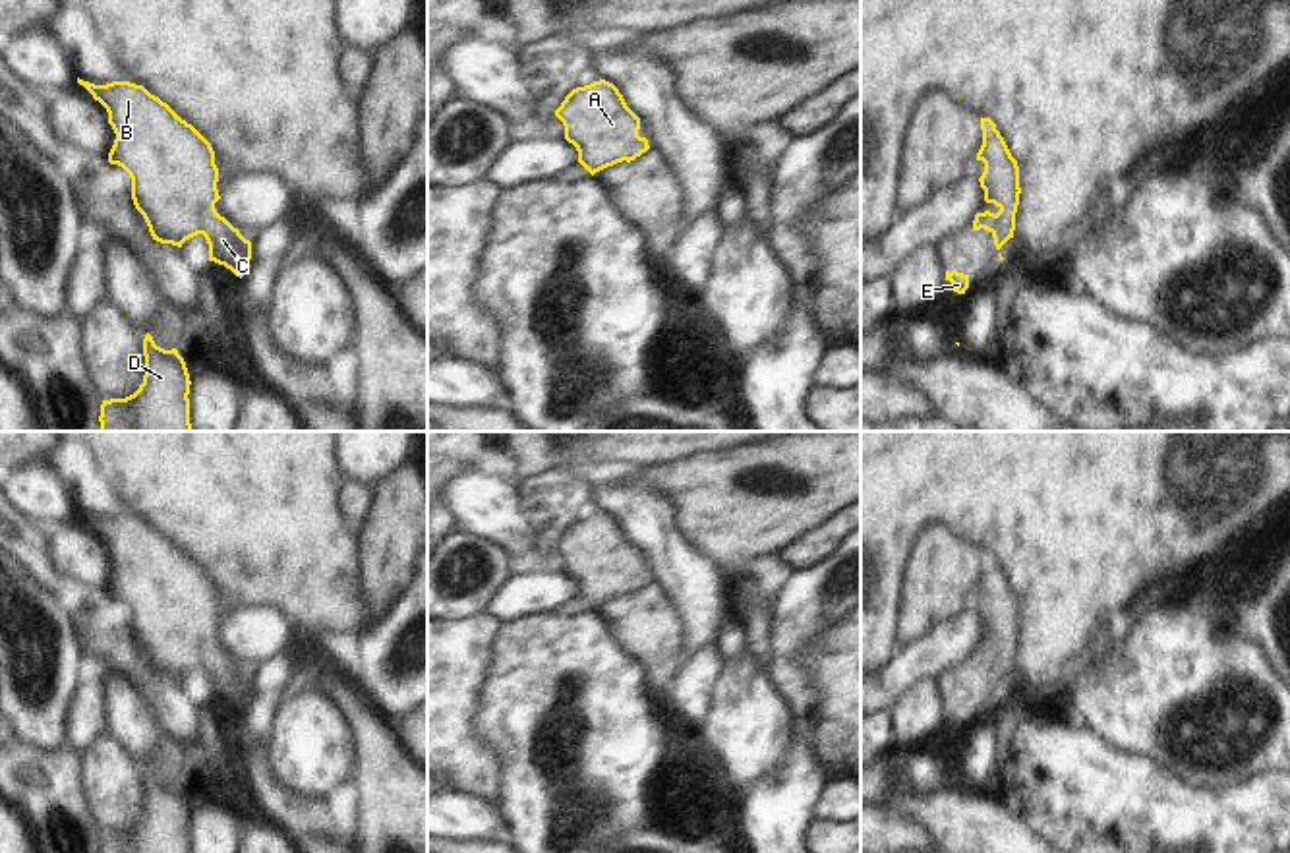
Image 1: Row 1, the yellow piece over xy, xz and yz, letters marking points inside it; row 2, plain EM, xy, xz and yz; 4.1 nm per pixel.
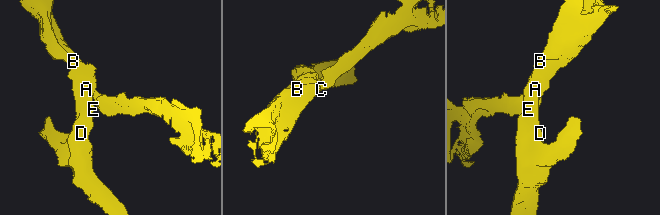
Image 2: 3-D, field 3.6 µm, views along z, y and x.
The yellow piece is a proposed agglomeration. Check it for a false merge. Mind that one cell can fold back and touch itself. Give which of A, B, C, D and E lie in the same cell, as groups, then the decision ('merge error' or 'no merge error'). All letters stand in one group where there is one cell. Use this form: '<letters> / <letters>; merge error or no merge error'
A B C D E; no merge error

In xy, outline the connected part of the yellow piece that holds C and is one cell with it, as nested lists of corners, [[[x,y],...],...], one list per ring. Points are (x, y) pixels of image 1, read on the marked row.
[[[77,77],[108,112],[116,139],[108,162],[132,178],[132,199],[153,240],[182,244],[203,234],[209,261],[244,277],[251,259],[246,240],[215,209],[220,199],[219,168],[211,143],[143,85],[95,85]]]

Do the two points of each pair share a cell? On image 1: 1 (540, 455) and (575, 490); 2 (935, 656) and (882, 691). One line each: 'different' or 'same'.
1: different
2: same

